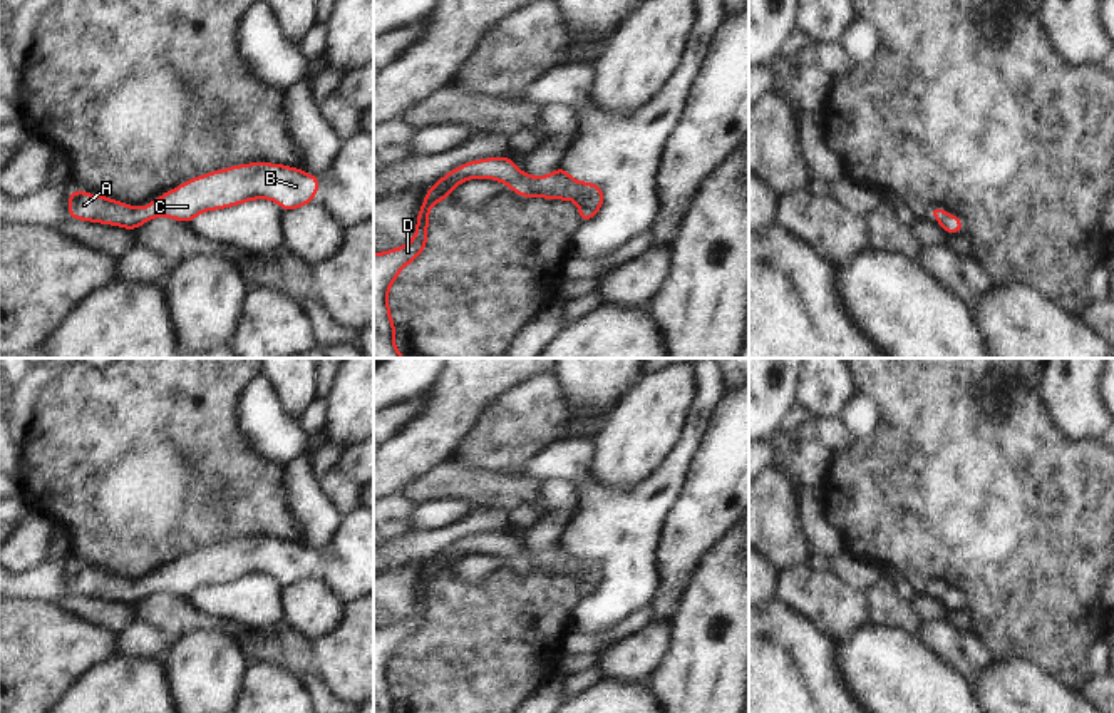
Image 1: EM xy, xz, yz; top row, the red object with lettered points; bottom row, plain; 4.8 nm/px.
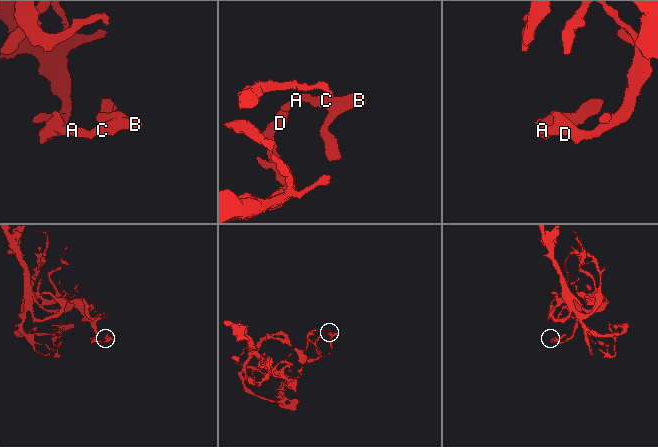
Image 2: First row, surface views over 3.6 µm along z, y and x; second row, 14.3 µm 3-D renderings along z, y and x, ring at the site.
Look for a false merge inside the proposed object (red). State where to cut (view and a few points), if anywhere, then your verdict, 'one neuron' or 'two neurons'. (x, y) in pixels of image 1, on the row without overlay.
no cut; one neuron

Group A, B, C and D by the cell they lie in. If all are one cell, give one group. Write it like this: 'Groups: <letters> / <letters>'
Groups: A B C D.

